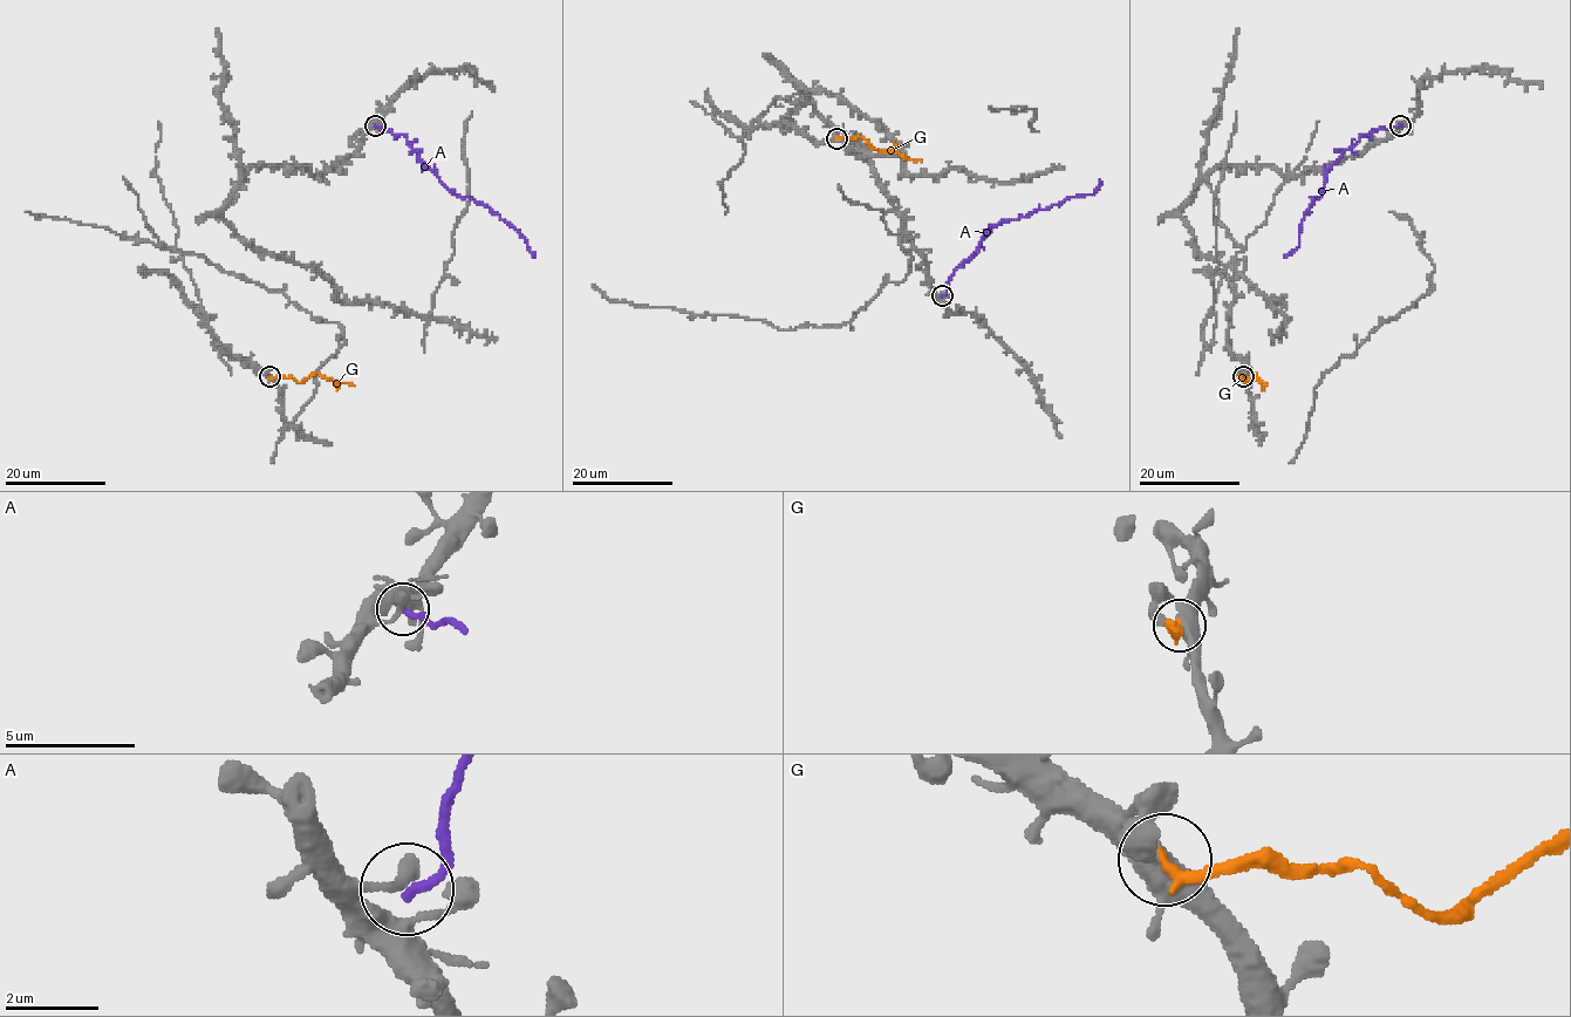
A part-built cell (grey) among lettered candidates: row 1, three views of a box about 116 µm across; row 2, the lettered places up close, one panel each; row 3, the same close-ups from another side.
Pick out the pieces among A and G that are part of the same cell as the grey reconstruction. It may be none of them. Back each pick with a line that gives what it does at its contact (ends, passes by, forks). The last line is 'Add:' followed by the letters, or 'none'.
Add: none

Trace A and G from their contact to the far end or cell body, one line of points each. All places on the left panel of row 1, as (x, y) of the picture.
A: (375, 125), (403, 135), (449, 190), (482, 203), (509, 223), (533, 258)
G: (270, 375), (302, 382), (315, 373), (354, 384)

